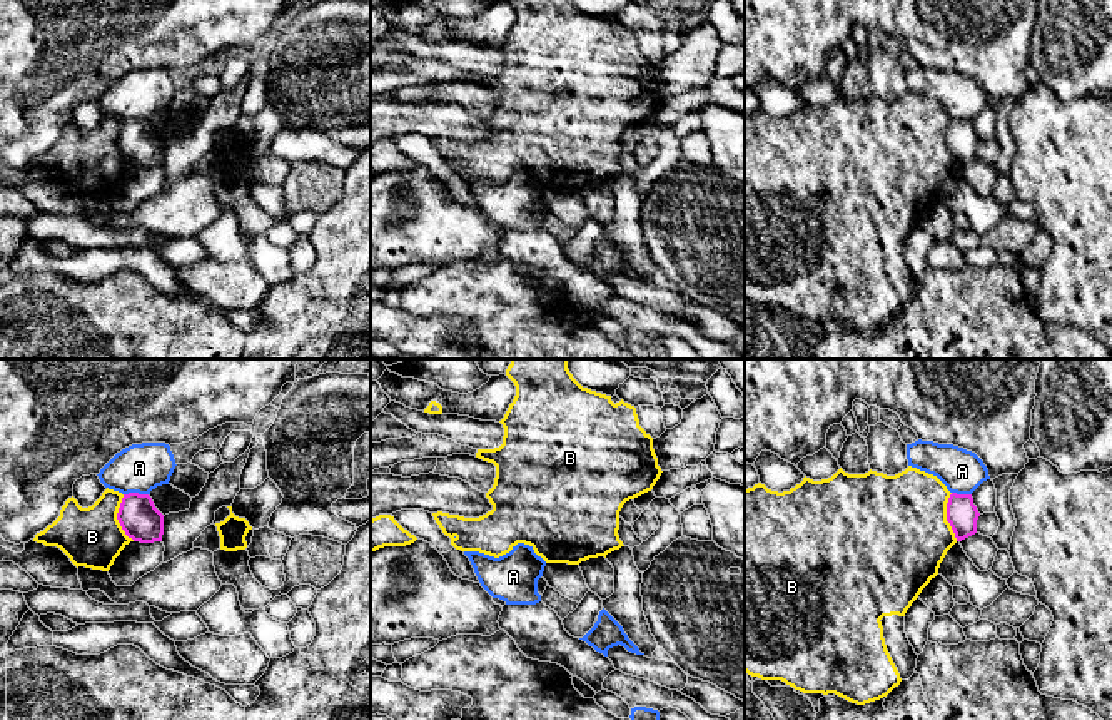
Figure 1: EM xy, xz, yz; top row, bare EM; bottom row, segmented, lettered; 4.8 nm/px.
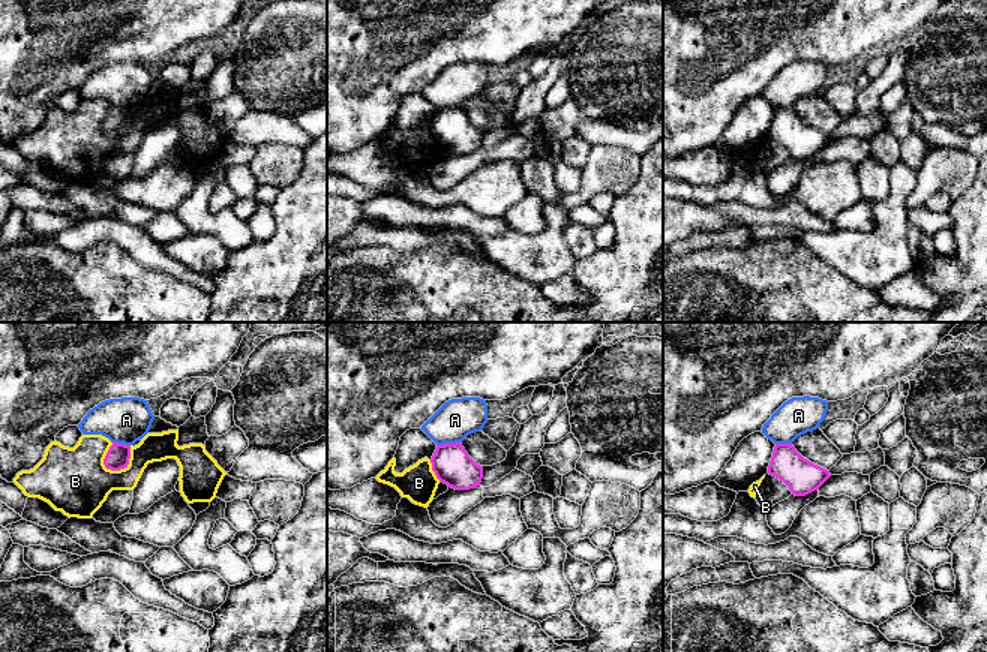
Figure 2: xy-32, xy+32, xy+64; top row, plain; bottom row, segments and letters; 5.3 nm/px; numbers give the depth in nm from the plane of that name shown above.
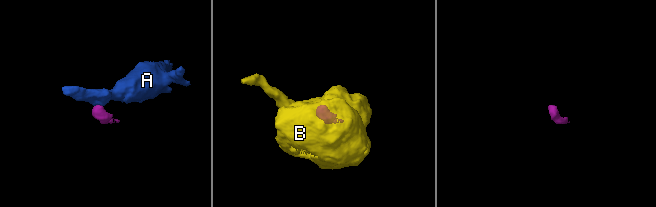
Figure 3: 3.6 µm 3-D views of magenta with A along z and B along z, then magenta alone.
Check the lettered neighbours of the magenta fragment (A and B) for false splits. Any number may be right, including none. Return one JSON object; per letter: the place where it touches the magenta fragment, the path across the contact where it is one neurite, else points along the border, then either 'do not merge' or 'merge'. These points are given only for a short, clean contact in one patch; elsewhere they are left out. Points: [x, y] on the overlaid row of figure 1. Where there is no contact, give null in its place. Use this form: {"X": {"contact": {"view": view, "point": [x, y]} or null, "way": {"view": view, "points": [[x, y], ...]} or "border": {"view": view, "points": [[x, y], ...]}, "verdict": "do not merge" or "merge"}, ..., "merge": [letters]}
{"A": {"contact": {"view": "xy", "point": [136, 493]}, "verdict": "do not merge"}, "B": {"contact": {"view": "xy", "point": [117, 518]}, "border": {"view": "xy", "points": [[122, 495], [117, 522], [134, 540]]}, "verdict": "do not merge"}, "merge": []}

